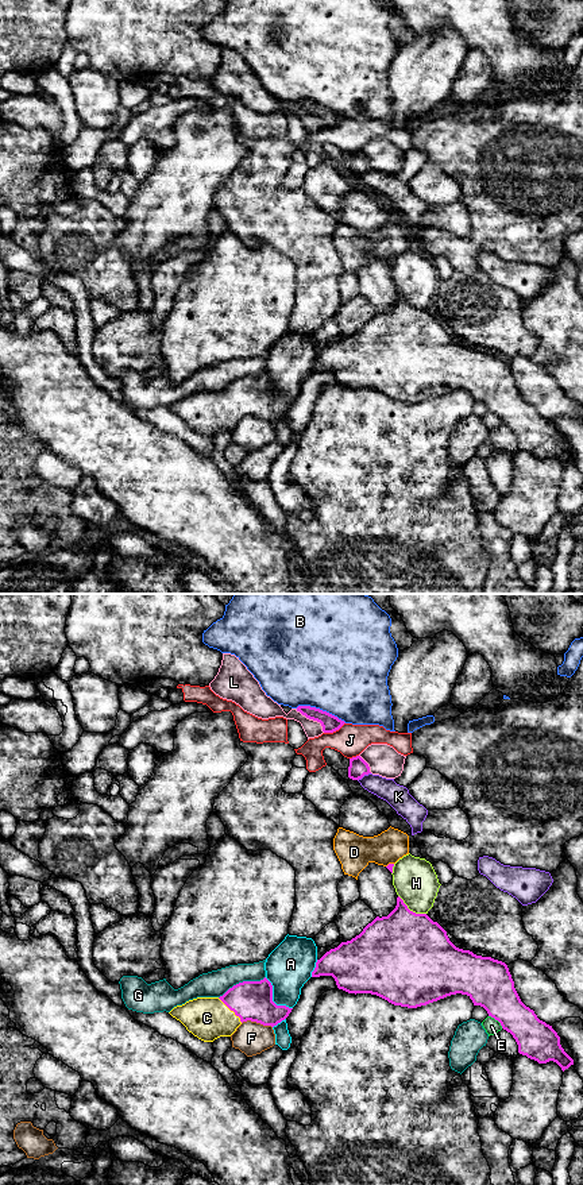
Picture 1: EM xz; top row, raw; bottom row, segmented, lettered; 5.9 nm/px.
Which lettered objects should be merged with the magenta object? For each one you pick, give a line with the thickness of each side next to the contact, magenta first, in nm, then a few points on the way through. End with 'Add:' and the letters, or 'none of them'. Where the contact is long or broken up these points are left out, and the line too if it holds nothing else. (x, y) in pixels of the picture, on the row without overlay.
C: 240 nm thick on the magenta side, 260 nm on the other; runs through xz (250, 396), (242, 397), (231, 405), (220, 412), (207, 413)
Add: C

